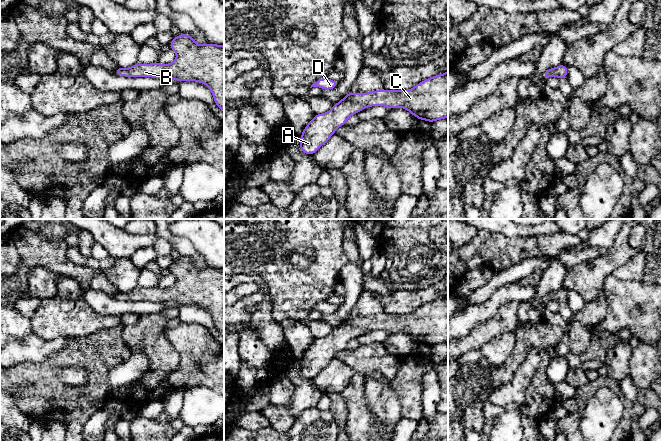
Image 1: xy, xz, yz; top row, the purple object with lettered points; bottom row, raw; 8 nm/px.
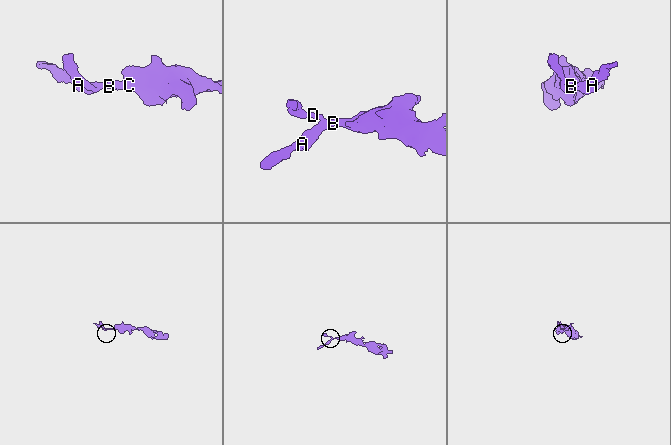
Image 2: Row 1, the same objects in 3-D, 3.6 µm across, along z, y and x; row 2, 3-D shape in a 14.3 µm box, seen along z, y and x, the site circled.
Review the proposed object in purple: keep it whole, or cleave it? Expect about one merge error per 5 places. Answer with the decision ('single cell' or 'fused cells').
single cell

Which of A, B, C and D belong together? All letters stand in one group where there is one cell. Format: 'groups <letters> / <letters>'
groups A B C D

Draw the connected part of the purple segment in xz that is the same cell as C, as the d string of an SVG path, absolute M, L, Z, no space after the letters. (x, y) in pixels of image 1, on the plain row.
M448 295L425 303L408 314L380 313L367 317L352 317L349 315L328 336L316 338L309 345L300 360L299 371L301 375L308 379L315 378L335 358L337 352L346 348L350 340L371 330L385 330L389 333L404 332L419 344L426 344L430 347L448 342Z

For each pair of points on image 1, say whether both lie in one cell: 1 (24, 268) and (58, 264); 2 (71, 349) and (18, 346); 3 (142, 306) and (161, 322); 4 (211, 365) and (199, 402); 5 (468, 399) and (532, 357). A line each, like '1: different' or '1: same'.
1: same
2: different
3: different
4: different
5: different

